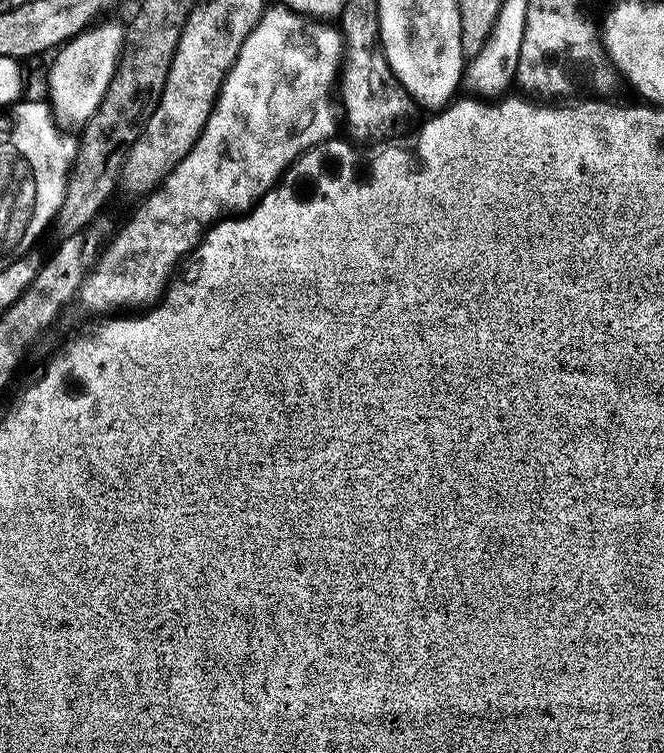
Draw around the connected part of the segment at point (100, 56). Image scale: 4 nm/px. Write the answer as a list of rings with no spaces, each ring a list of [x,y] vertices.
[[[114,22],[89,27],[74,36],[55,53],[55,60],[48,70],[48,96],[51,119],[64,134],[76,134],[96,113],[106,87],[116,73],[120,52],[124,47],[123,25]]]

